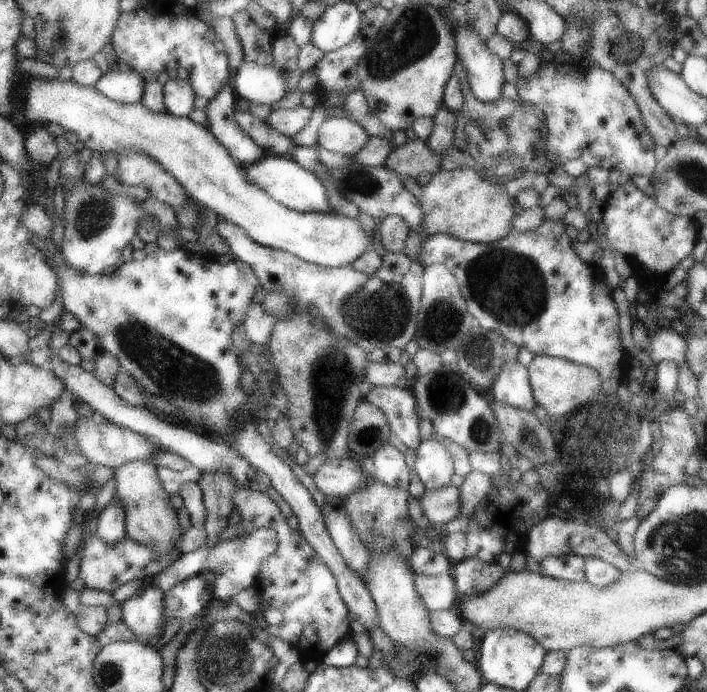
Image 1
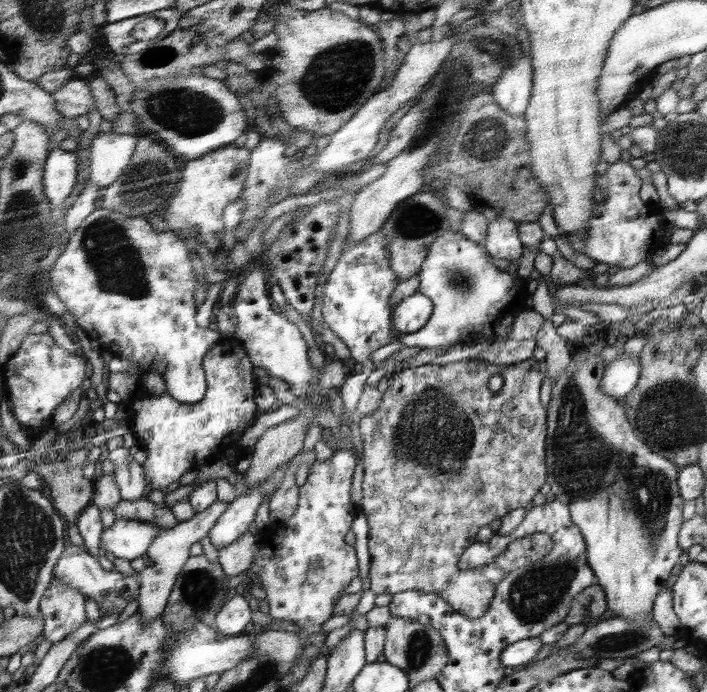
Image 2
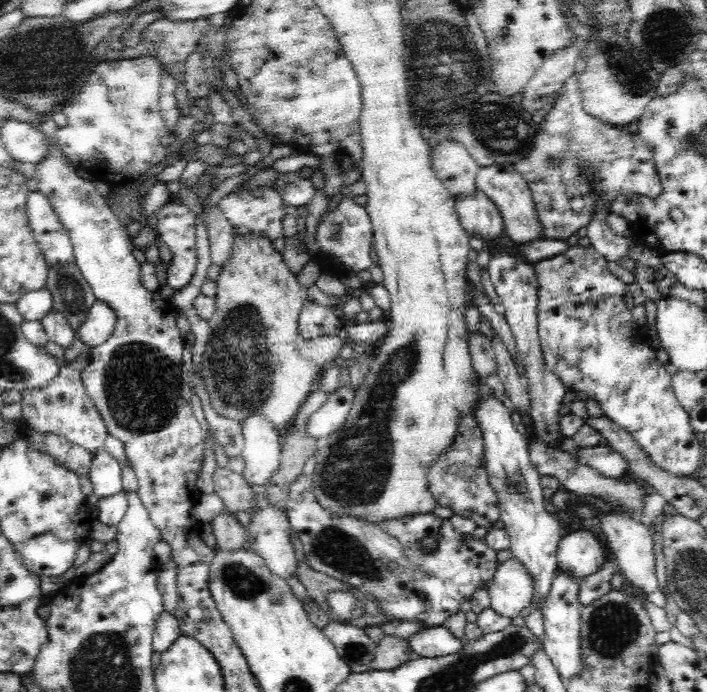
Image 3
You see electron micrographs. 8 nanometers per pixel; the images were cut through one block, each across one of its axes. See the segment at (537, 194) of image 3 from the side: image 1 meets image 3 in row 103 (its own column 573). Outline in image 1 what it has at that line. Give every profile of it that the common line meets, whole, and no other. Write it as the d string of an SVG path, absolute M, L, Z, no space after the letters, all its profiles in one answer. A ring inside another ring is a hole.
M566 554L566 556L548 556L540 560L540 574L555 578L556 580L565 580L568 582L584 581L586 577L587 559L576 554Z

